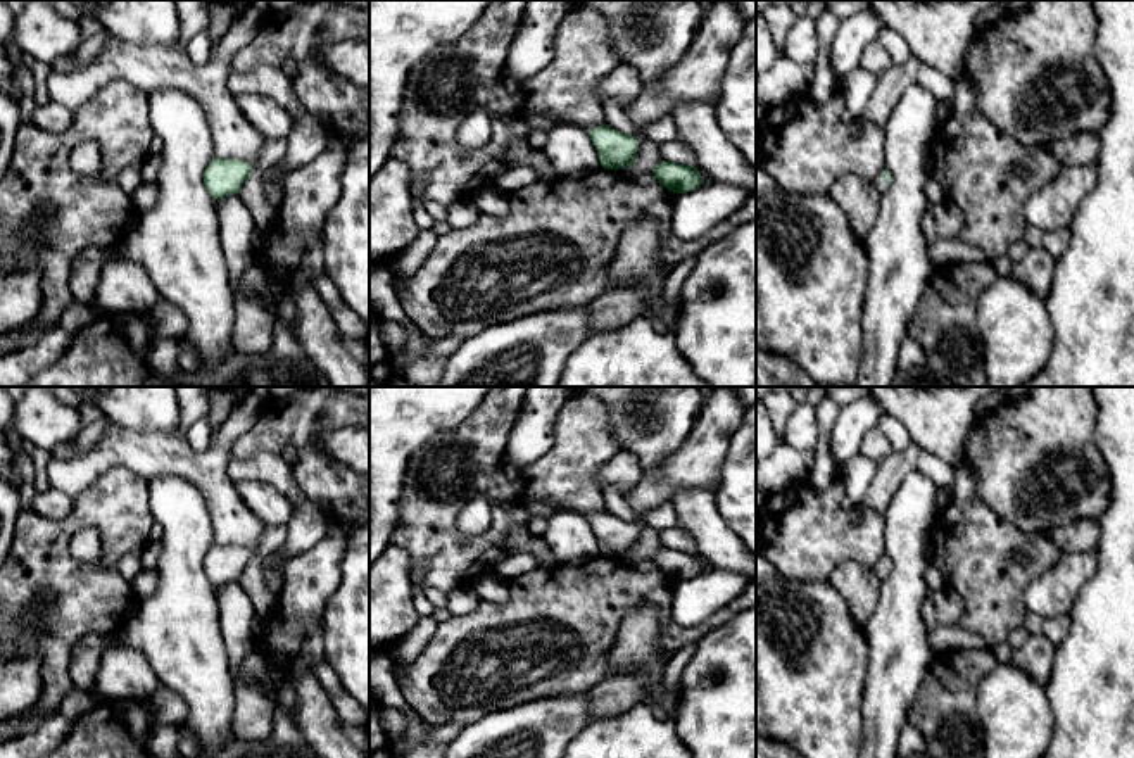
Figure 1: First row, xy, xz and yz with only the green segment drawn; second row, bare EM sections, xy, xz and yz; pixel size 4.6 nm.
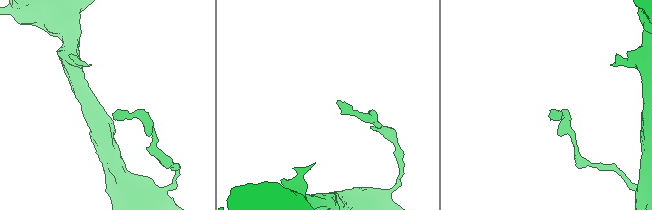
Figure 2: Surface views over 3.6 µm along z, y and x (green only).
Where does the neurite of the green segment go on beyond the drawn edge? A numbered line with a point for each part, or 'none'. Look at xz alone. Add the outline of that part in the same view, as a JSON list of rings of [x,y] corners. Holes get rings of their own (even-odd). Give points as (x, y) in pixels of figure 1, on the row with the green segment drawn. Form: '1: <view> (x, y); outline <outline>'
none

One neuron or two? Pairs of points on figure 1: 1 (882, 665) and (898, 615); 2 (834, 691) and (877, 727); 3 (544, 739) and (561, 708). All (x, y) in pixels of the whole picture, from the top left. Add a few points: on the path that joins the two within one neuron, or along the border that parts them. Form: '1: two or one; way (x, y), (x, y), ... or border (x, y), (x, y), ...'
1: one; way (894, 653), (898, 650), (898, 627)
2: two; border (865, 675), (862, 739)
3: one; way (544, 732), (560, 715)

